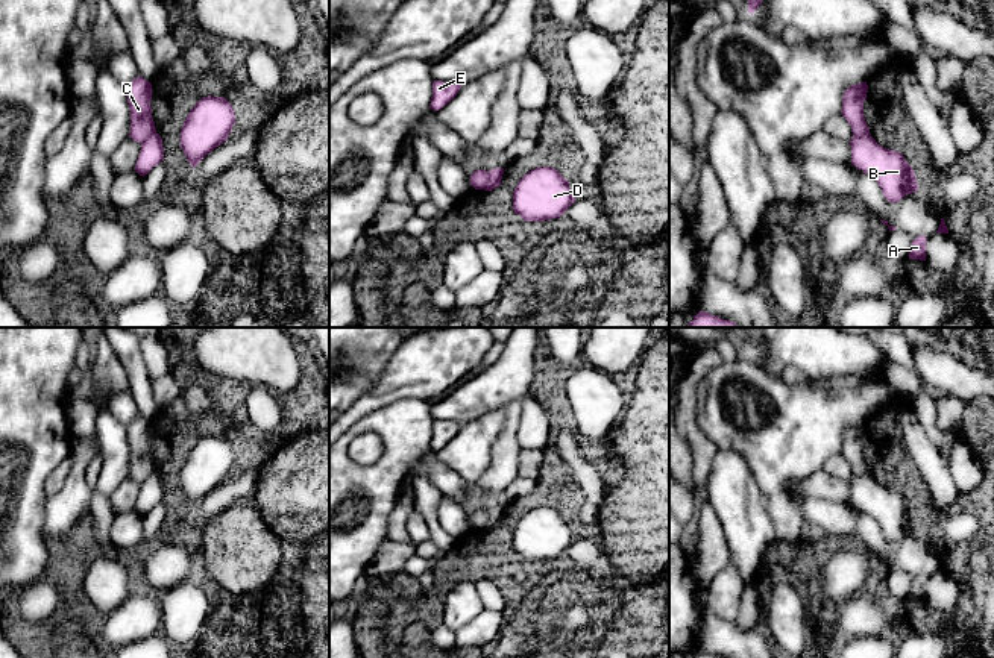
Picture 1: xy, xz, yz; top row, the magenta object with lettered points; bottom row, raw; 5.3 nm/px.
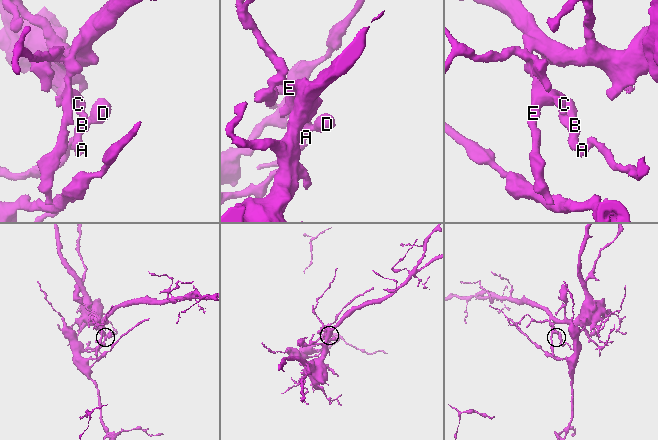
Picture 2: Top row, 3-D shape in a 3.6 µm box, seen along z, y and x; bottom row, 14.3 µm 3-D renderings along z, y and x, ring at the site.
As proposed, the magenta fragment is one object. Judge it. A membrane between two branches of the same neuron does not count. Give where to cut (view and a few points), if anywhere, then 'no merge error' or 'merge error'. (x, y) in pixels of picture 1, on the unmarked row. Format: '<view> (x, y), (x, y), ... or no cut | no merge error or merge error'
xz (489, 511), (489, 519), (483, 528) | merge error

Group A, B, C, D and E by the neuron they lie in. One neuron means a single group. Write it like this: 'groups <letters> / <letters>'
groups A B D / C E

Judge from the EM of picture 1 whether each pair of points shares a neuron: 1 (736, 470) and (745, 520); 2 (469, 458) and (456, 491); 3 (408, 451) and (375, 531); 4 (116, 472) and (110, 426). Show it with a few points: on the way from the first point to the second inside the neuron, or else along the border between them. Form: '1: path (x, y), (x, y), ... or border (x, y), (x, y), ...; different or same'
1: path (736, 482), (736, 499), (741, 508); same
2: border (434, 454), (469, 482); different
3: path (392, 470), (375, 488), (375, 511); same
4: path (116, 461), (111, 437); same

